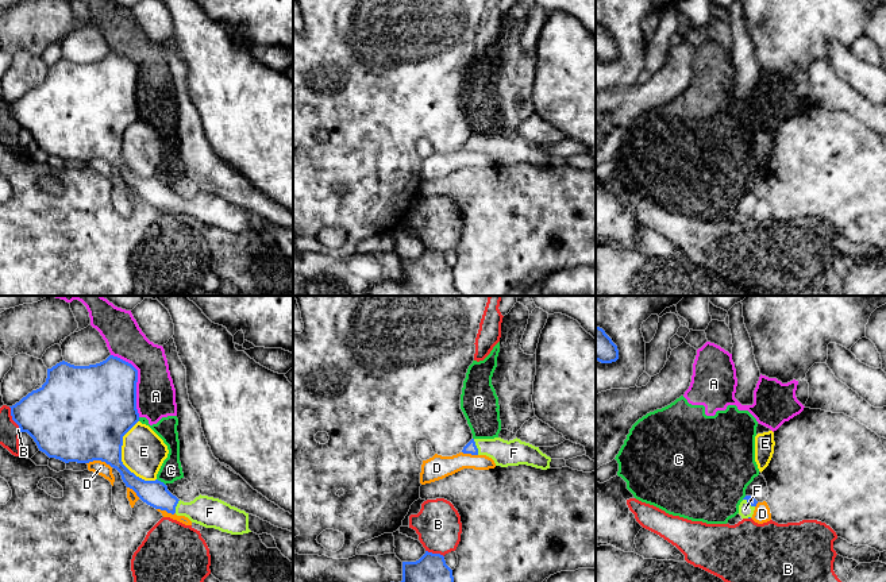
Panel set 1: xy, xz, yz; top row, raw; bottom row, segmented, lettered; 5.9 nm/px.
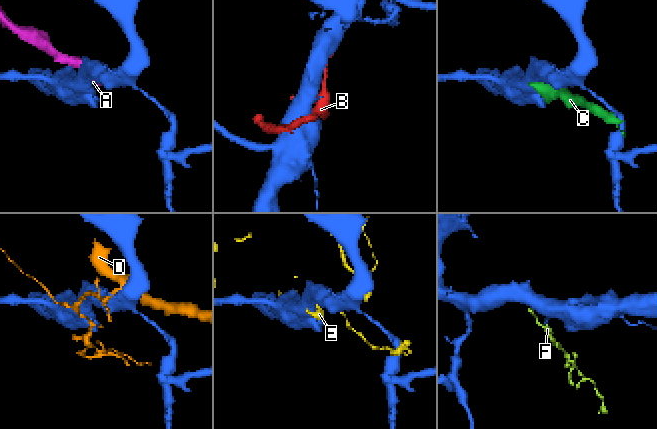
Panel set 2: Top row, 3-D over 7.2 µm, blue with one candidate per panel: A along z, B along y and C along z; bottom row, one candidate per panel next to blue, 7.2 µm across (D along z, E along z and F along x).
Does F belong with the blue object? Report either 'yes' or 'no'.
yes

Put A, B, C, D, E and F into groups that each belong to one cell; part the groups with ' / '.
A C / B / D / E / F

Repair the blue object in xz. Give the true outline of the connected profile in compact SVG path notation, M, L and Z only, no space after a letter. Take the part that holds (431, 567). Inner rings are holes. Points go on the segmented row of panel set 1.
M425 551L416 562L402 562L401 582L454 582L454 577L443 555Z

